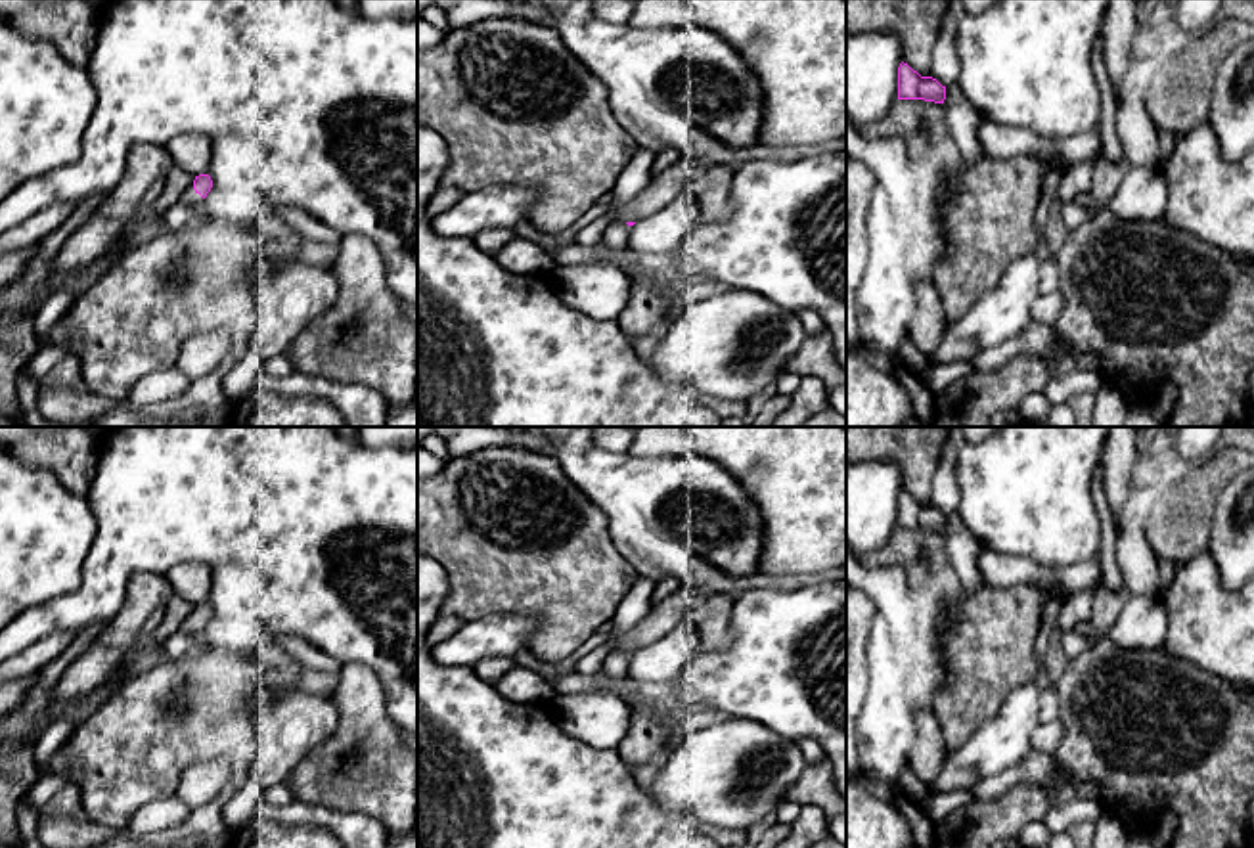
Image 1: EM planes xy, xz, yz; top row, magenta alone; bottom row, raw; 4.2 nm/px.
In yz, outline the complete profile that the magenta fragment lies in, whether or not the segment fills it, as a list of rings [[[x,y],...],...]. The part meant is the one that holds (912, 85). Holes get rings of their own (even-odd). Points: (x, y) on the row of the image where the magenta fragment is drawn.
[[[907,63],[898,67],[898,100],[925,100],[944,103],[946,86],[932,77],[921,77]]]

